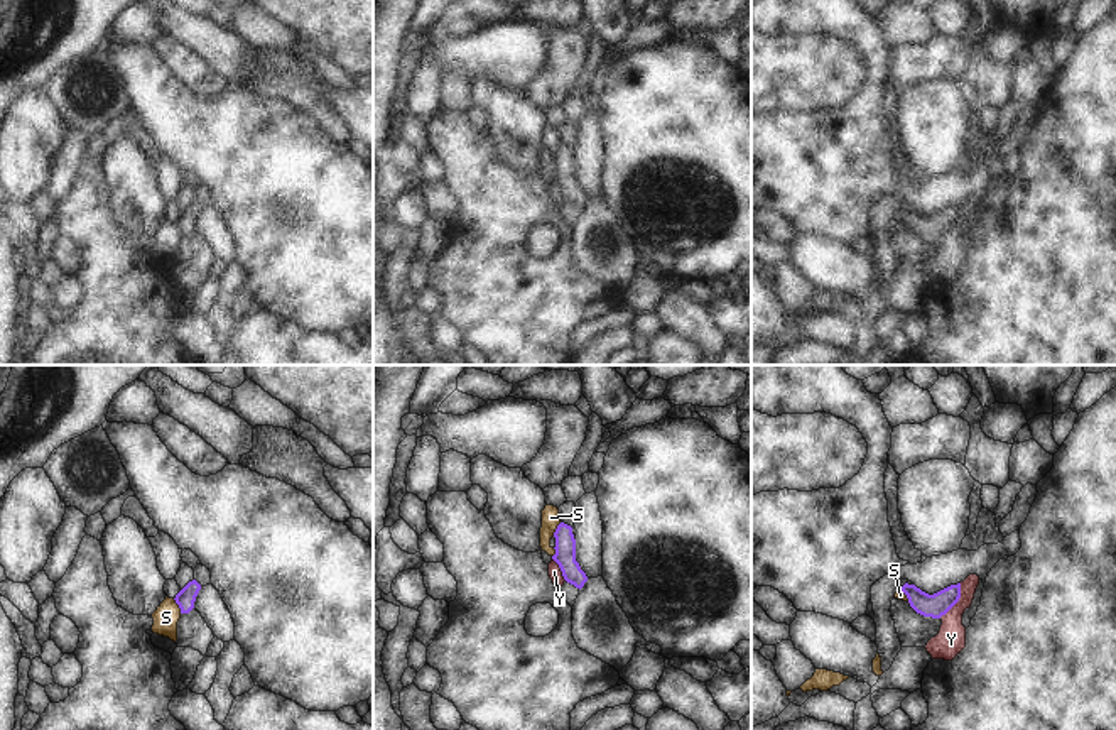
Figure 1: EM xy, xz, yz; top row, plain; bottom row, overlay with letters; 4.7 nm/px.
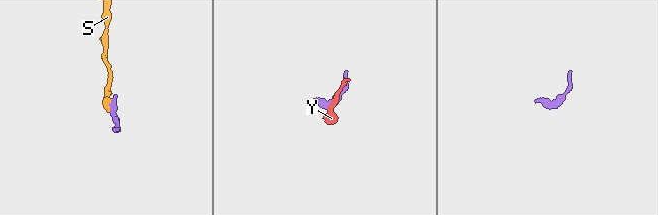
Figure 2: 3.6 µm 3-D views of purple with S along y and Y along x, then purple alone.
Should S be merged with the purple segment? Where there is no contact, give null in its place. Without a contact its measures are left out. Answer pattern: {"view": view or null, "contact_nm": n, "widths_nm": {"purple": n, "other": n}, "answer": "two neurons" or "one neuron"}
{"view": "xy", "contact_nm": 80, "widths_nm": {"purple": 90, "other": 120}, "answer": "two neurons"}

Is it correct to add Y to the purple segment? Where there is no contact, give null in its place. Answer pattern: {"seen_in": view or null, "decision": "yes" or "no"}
{"seen_in": "yz", "decision": "no"}

